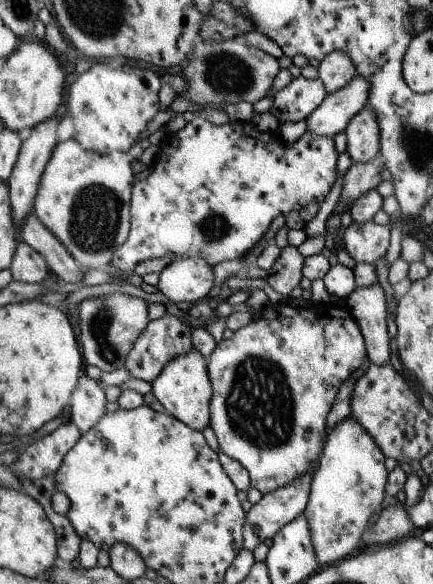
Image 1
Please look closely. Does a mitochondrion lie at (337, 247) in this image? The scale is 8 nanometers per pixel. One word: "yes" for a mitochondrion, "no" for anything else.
no

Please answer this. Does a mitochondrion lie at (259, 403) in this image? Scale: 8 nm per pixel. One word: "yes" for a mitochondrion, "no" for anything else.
yes

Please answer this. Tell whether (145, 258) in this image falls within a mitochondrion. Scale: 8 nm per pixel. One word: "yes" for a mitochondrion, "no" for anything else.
no

